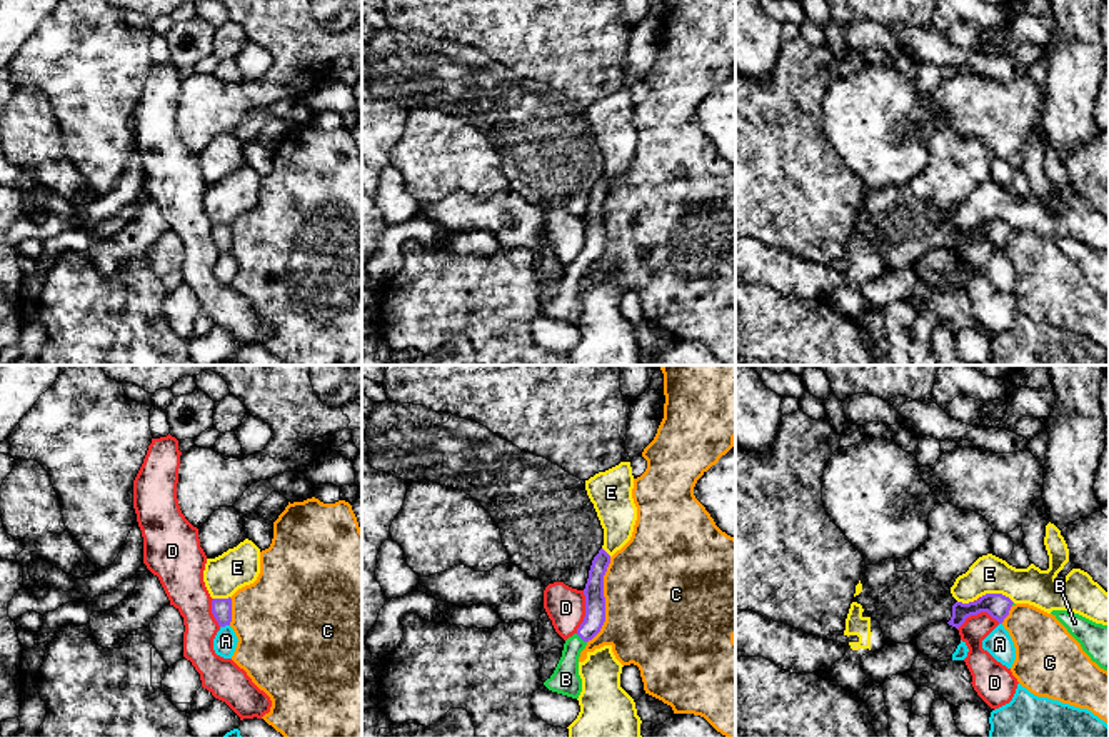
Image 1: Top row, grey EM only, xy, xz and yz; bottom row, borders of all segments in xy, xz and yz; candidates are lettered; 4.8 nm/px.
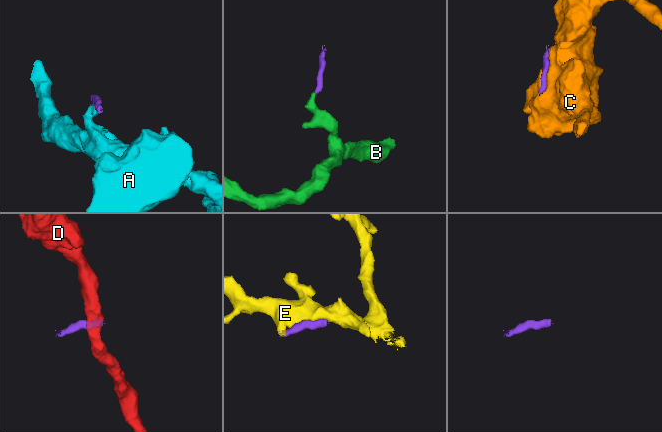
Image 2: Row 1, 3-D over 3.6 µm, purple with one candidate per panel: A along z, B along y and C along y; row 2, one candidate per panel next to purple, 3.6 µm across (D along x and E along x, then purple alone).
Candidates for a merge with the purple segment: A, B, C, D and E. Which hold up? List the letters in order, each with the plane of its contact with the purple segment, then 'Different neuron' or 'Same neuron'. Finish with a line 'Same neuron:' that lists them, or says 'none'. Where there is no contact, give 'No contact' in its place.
A: Touches purple in xy. Different neuron
B: Touches purple in xz. Same neuron
C: Touches purple in xz. Different neuron
D: Touches purple in yz. Different neuron
E: Touches purple in yz. Different neuron
Same neuron: B

